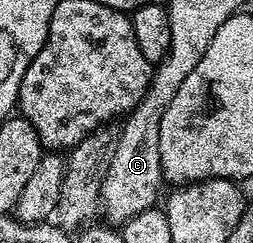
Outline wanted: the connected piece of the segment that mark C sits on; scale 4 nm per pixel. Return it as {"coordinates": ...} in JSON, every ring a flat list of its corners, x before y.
{"coordinates":[[173,20,173,30,169,30,169,52,154,67,151,83,135,109,126,115,122,123,123,131,114,143,111,151,111,163,109,172,103,181,101,188,101,214,112,227,122,227,133,216,152,209,156,205,155,197,159,194,159,182,164,181,163,169,161,168,161,116,165,108,177,96,177,88,185,80,193,68,201,61,201,56,209,48,213,36,217,36,217,27,213,30,209,26,195,26,195,30,181,28,183,20]]}

